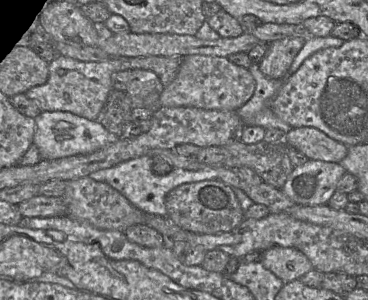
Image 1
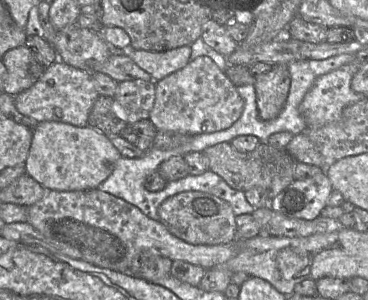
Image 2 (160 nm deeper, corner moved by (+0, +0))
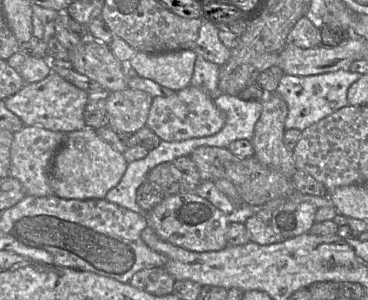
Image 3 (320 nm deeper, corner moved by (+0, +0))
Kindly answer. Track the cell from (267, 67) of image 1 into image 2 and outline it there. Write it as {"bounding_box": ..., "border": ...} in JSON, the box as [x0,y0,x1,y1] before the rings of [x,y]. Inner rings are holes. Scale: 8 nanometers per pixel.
{"bounding_box":[255,64,291,120],"border":[[[275,64],[268,72],[255,77],[256,103],[259,116],[262,120],[272,120],[279,116],[283,110],[291,84],[291,75],[288,64]]]}

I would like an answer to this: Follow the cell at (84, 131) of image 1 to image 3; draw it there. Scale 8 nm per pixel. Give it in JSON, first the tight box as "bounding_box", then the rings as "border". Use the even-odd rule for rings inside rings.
{"bounding_box":[50,127,128,199],"border":[[[85,127],[65,134],[65,141],[57,151],[50,170],[53,195],[64,199],[103,199],[109,190],[118,185],[128,162],[123,154],[101,139],[93,128]]]}

